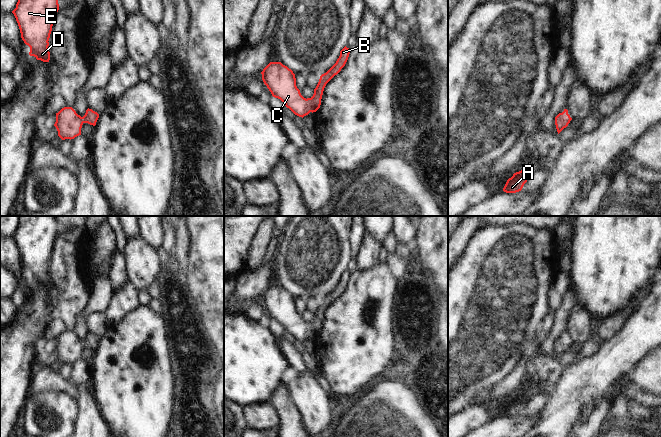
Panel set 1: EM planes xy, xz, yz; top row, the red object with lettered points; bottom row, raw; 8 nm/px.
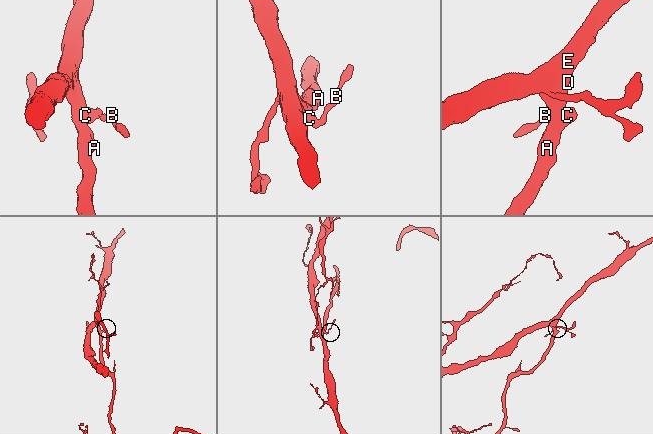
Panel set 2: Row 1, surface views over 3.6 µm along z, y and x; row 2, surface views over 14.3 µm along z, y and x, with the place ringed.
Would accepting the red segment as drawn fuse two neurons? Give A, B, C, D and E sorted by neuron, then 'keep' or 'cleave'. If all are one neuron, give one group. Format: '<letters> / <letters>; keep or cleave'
A B C D E; keep

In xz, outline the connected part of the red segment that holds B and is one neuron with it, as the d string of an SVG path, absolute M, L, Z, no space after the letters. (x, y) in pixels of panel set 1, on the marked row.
M345 46L336 63L320 76L311 98L306 99L301 95L296 86L295 74L281 62L270 62L261 72L262 80L273 97L280 99L295 115L303 118L320 108L326 84L345 66L349 54L349 48Z

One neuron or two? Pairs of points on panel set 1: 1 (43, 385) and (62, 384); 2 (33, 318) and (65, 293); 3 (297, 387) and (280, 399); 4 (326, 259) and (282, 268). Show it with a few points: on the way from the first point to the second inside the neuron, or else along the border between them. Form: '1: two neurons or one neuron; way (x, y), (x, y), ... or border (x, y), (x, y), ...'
1: one neuron; way (48, 384), (57, 384)
2: two neurons; border (50, 282), (52, 295), (55, 300), (53, 316)
3: two neurons; border (287, 391), (289, 396)
4: one neuron; way (315, 259), (311, 259), (298, 268), (293, 268)

